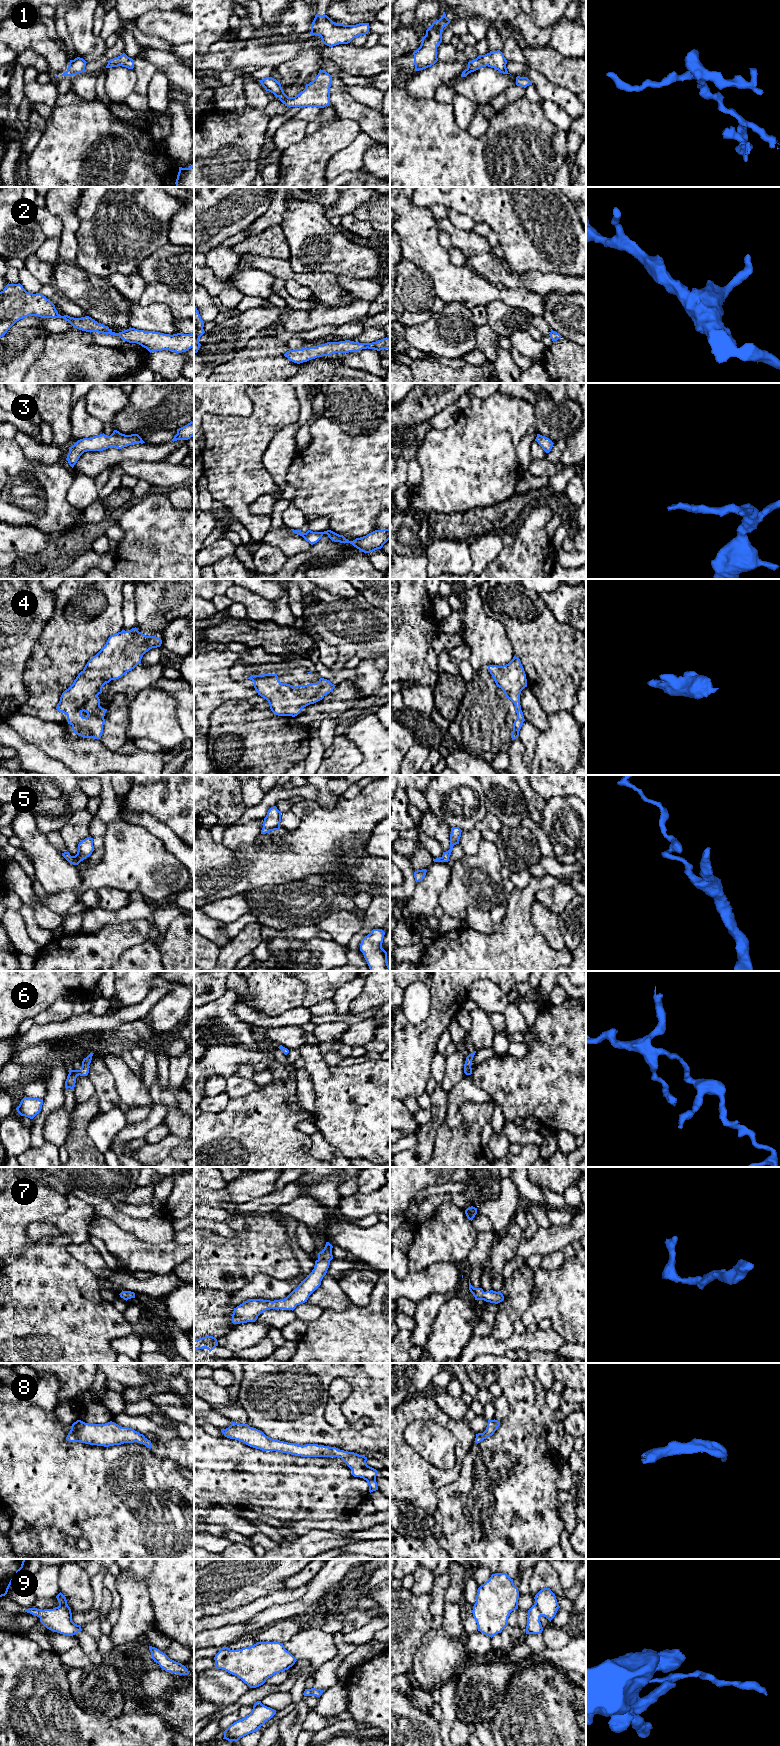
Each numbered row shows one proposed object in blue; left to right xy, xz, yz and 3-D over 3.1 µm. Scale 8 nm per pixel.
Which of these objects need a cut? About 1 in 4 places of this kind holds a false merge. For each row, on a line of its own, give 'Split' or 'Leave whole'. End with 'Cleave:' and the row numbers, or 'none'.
1: Leave whole
2: Leave whole
3: Leave whole
4: Leave whole
5: Leave whole
6: Leave whole
7: Leave whole
8: Leave whole
9: Split
Cleave: 9

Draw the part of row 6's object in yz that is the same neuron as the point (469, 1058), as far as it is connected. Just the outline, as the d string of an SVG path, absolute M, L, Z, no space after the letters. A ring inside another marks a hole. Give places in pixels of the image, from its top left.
M474 1051L473 1053L469 1054L466 1057L466 1061L465 1061L465 1064L464 1064L464 1073L466 1075L471 1075L472 1074L471 1065L472 1065L472 1060L473 1060L473 1057L474 1057L475 1053L476 1053L476 1051Z

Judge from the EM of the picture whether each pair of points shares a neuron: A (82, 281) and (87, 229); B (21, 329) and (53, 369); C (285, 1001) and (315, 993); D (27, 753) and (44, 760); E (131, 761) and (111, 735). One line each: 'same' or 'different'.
A: different
B: different
C: different
D: same
E: different

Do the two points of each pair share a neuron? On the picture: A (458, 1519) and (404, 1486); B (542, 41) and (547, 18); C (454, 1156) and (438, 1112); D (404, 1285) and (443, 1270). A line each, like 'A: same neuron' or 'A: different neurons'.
A: different neurons
B: different neurons
C: different neurons
D: same neuron

